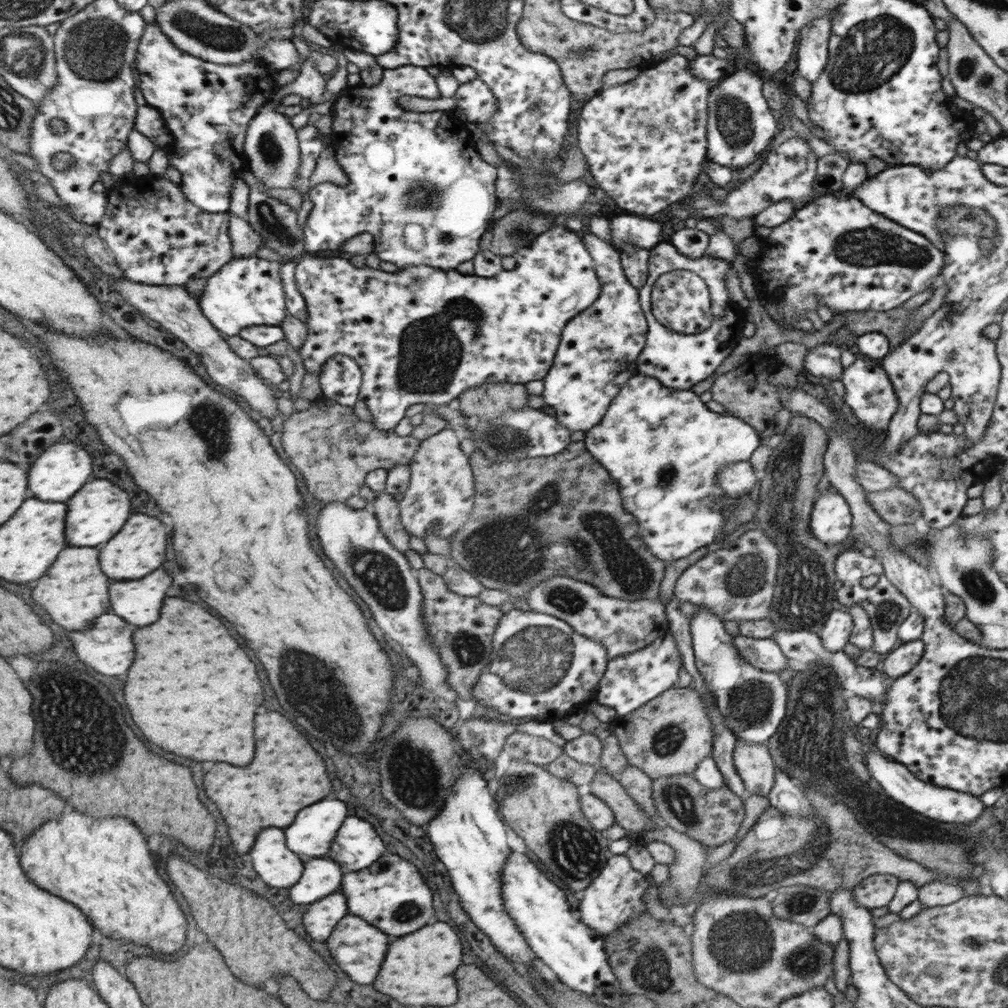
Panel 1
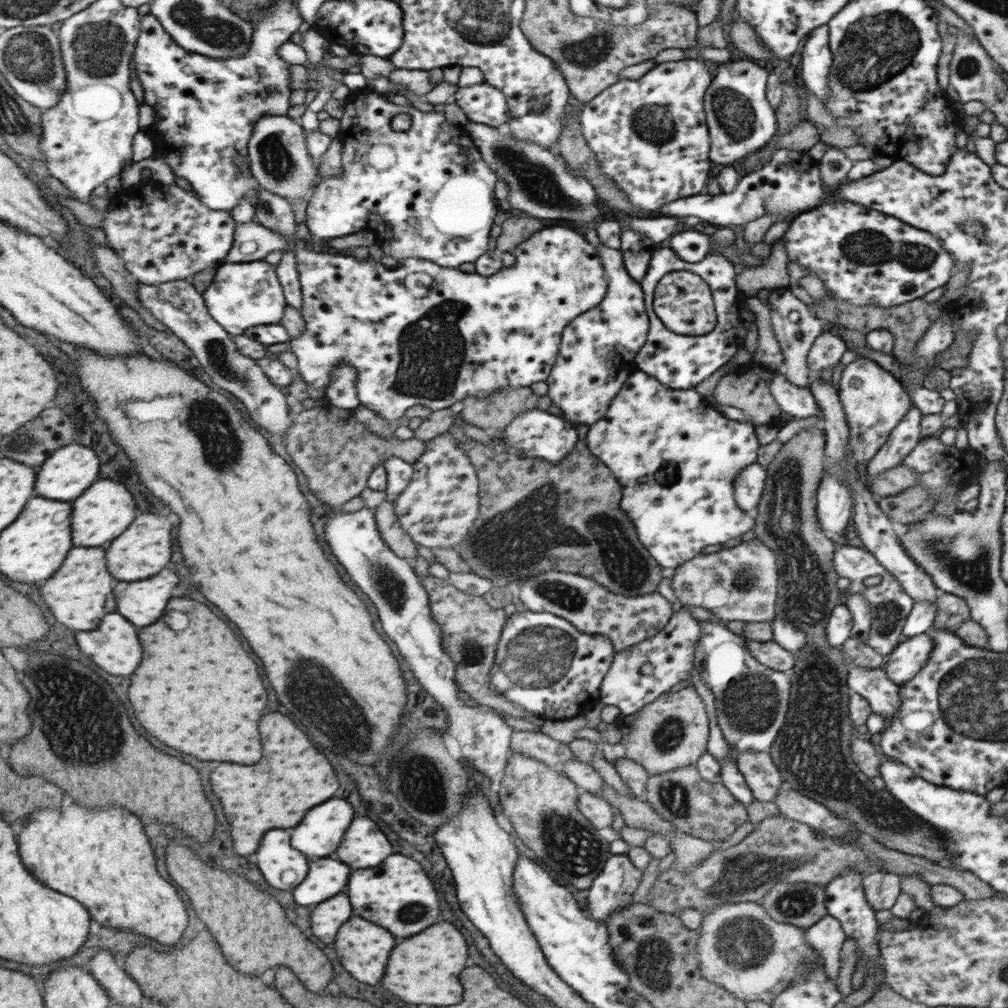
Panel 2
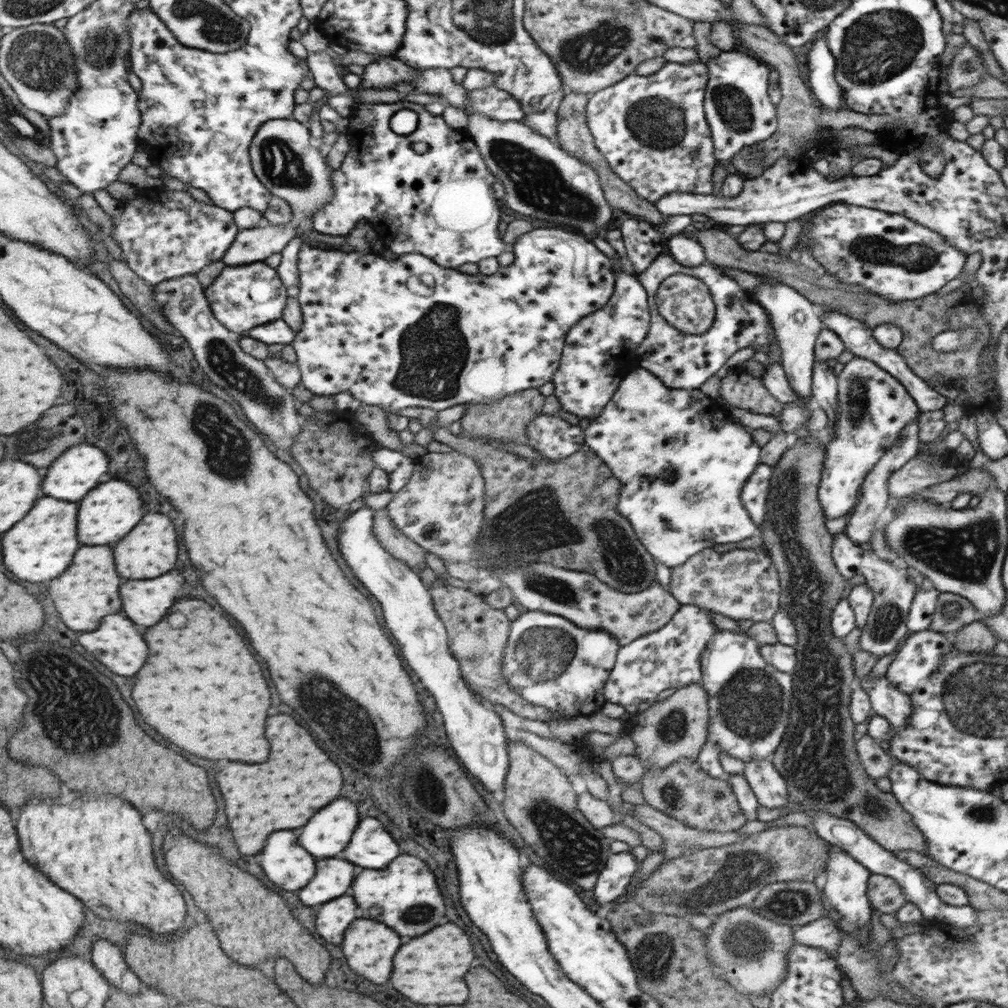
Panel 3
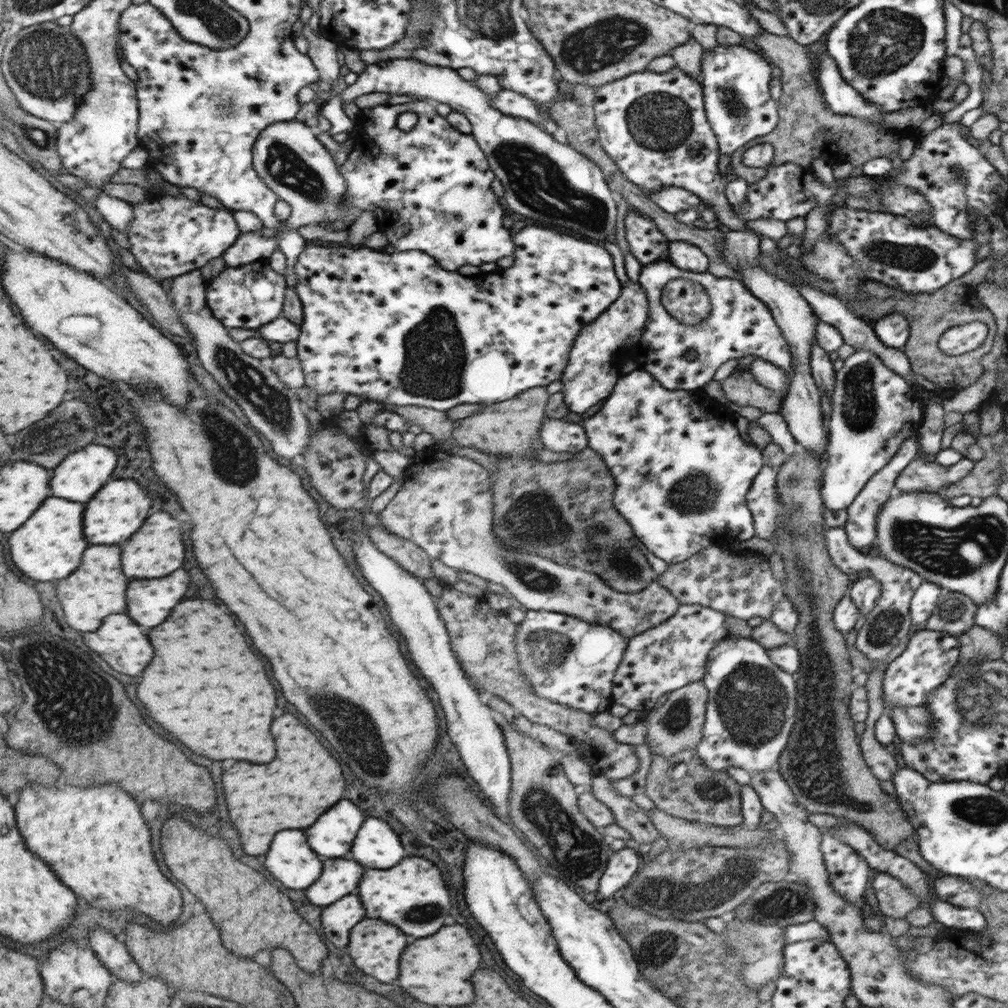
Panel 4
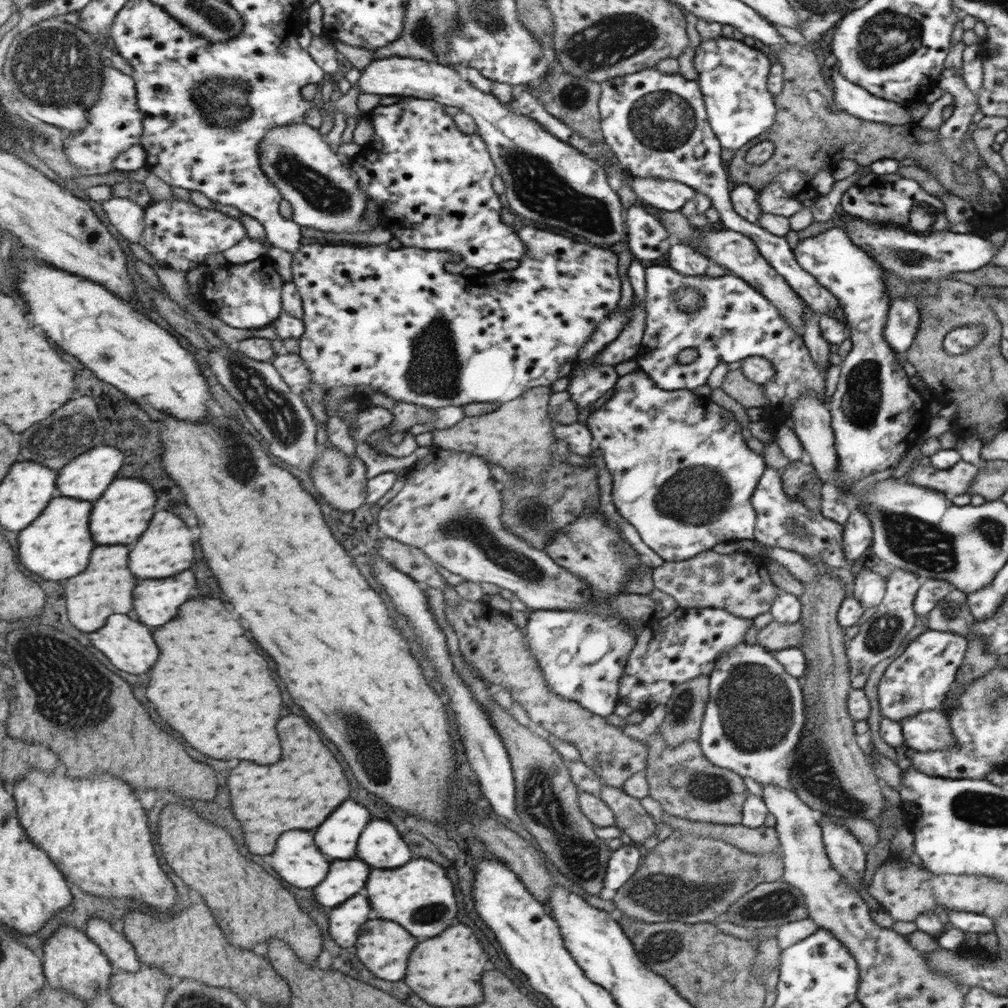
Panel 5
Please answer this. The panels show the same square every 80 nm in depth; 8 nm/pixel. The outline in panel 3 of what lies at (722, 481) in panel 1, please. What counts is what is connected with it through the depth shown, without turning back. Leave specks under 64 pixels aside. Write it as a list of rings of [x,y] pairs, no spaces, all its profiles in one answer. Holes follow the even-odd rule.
[[[757,464],[753,472],[745,479],[739,493],[741,506],[758,527],[763,525],[767,518],[766,508],[771,476],[771,466]]]

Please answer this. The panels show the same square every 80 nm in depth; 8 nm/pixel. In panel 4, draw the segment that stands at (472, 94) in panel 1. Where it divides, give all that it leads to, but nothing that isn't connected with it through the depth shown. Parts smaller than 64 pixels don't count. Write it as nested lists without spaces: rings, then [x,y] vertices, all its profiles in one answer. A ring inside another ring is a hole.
[[[501,89],[494,95],[487,95],[486,97],[490,105],[501,114],[509,115],[513,118],[524,118],[538,125],[547,134],[553,136],[557,142],[567,144],[564,131],[547,114],[540,114],[530,98],[505,89]]]

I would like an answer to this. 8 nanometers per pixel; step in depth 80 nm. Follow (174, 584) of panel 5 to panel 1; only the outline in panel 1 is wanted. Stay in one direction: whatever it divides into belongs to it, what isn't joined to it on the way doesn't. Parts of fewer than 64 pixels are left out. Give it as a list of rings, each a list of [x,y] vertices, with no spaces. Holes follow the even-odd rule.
[[[155,570],[149,578],[135,582],[115,582],[113,584],[113,612],[121,614],[127,622],[135,626],[149,626],[159,620],[167,588],[171,588],[173,578],[167,570]]]

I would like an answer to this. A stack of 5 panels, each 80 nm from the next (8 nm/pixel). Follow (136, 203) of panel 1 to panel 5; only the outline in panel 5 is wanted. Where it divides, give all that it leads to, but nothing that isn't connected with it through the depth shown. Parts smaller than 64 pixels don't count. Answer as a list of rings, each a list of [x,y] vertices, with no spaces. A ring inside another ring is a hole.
[[[173,198],[153,202],[145,209],[145,234],[140,244],[154,254],[154,260],[158,264],[188,272],[202,265],[211,254],[224,253],[247,237],[248,230],[239,219]]]

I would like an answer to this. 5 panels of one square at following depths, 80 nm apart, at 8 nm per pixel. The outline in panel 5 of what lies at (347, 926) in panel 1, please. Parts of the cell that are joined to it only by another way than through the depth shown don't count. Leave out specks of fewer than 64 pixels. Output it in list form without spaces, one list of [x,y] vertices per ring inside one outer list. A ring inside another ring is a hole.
[[[373,920],[365,930],[367,932],[361,934],[361,942],[357,942],[355,950],[359,962],[381,980],[401,980],[405,974],[407,954],[417,940],[395,922],[385,920]]]

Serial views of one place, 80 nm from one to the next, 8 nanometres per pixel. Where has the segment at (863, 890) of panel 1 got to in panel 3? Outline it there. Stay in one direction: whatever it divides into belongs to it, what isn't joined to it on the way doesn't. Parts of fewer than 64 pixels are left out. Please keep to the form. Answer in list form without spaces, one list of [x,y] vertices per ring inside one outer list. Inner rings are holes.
[[[873,873],[868,878],[868,897],[872,901],[873,909],[881,913],[894,914],[905,904],[900,885],[888,875]]]

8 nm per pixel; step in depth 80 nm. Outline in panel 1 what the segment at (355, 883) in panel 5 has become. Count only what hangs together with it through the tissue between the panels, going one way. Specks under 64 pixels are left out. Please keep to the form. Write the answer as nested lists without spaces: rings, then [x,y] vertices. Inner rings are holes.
[[[315,858],[305,862],[303,878],[291,888],[291,900],[295,904],[313,904],[337,890],[341,890],[343,868],[337,862]]]

